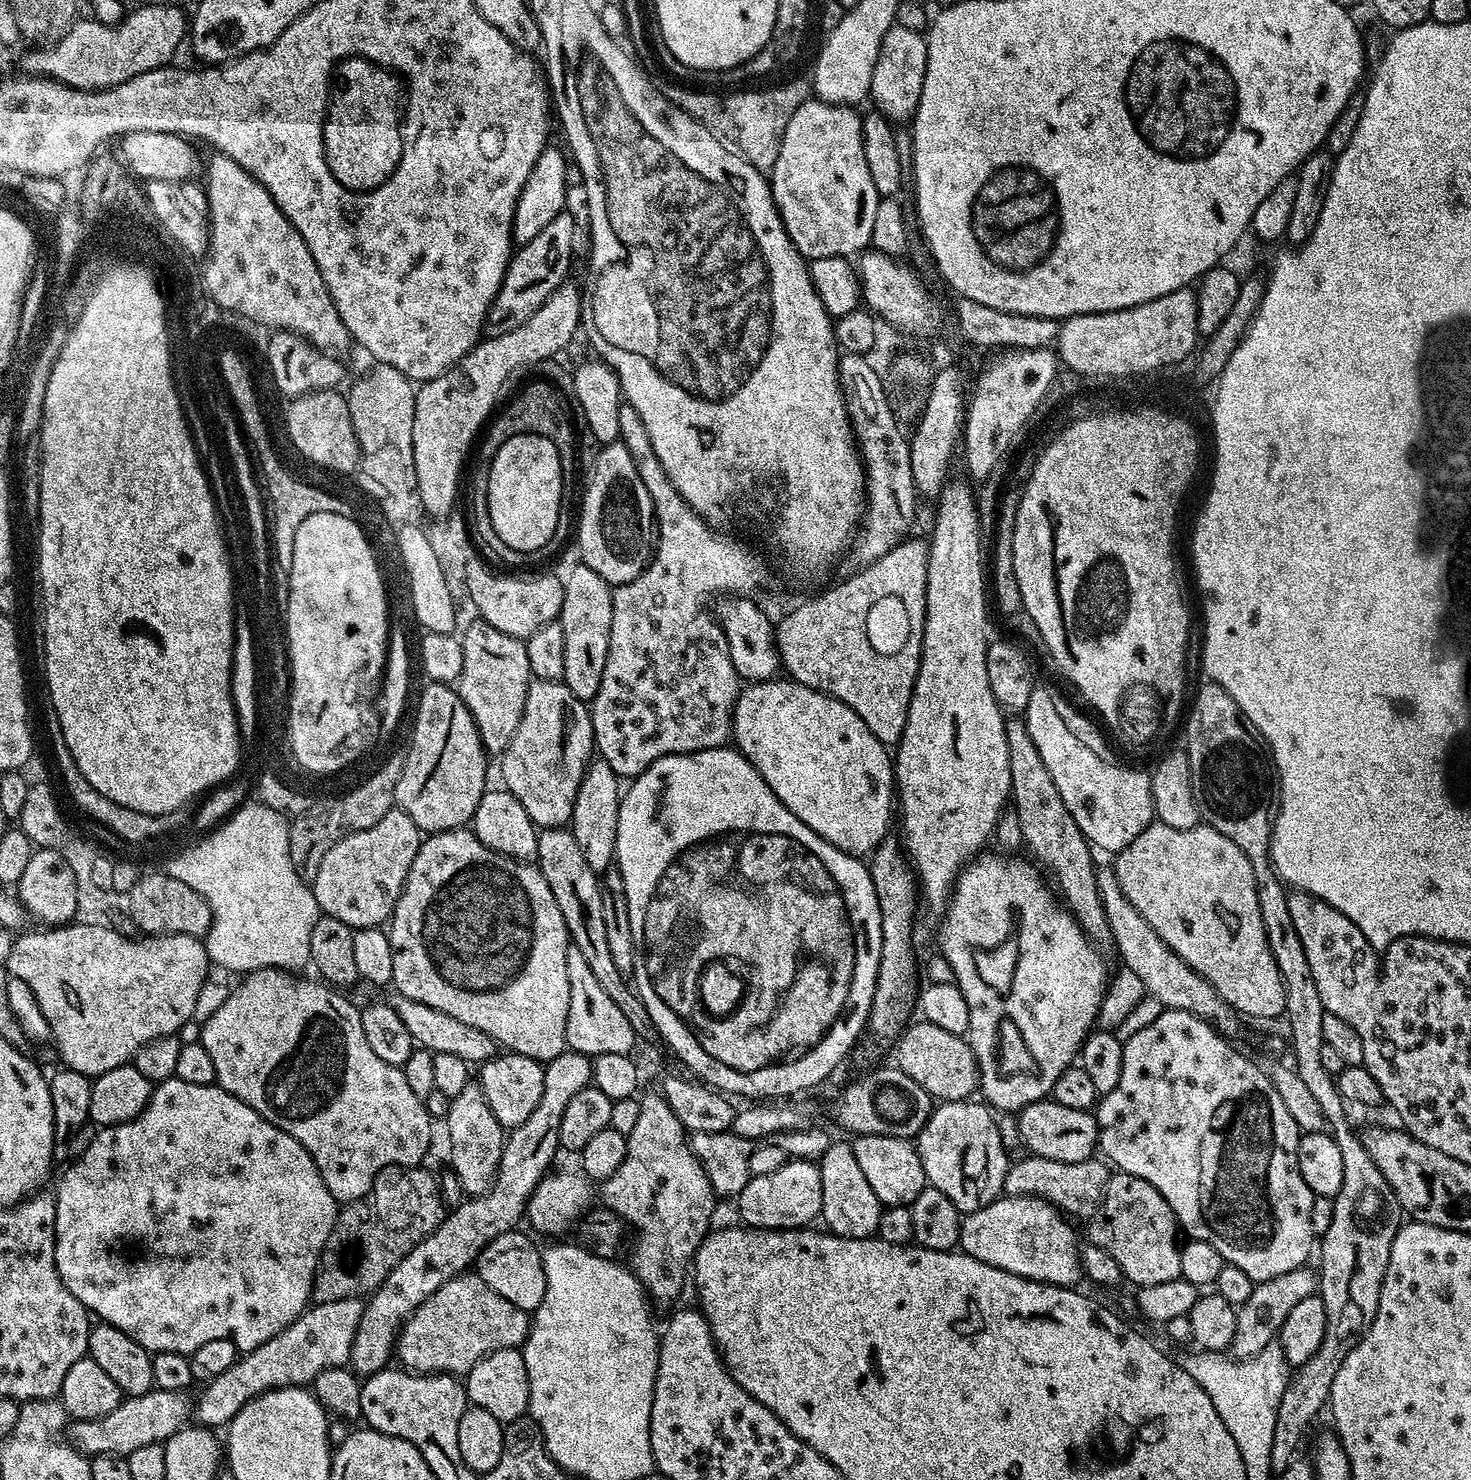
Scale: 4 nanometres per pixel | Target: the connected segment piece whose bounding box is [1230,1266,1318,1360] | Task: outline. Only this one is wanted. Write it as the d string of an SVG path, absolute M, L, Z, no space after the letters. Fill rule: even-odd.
M1311 1267L1295 1268L1286 1274L1278 1274L1278 1278L1259 1281L1253 1287L1250 1298L1242 1302L1236 1309L1236 1329L1230 1352L1235 1359L1246 1360L1257 1356L1266 1346L1277 1339L1282 1322L1286 1322L1286 1314L1302 1302L1302 1298L1315 1296L1318 1292L1318 1276Z

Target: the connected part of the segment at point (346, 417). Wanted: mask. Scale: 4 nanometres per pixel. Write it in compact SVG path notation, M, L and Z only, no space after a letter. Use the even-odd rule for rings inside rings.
M321 388L319 392L307 392L295 397L288 408L288 436L292 444L312 464L321 464L332 472L352 472L361 463L358 438L354 434L354 422L350 422L350 410L345 393Z

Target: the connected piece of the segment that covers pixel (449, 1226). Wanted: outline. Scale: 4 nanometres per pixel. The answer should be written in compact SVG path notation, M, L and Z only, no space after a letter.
M565 1050L558 1054L558 1058L544 1064L542 1098L538 1098L534 1114L507 1133L491 1189L483 1196L461 1199L445 1215L444 1221L425 1240L418 1242L418 1246L414 1246L414 1250L410 1250L410 1254L406 1254L406 1258L402 1258L402 1262L398 1262L398 1266L394 1266L394 1270L390 1270L385 1280L367 1297L350 1350L353 1372L367 1378L389 1367L391 1360L388 1359L393 1359L400 1330L415 1308L426 1302L438 1286L467 1273L490 1241L513 1231L519 1225L516 1223L525 1219L529 1198L540 1179L549 1175L552 1159L561 1151L560 1131L566 1102L570 1102L578 1090L591 1084L592 1060L580 1052Z

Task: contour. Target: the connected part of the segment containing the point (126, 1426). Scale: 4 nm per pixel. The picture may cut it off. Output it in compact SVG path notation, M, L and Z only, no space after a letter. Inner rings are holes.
M153 1387L146 1394L121 1399L110 1414L97 1420L72 1420L66 1428L66 1439L85 1456L128 1457L142 1446L163 1445L174 1433L189 1423L194 1412L194 1400L188 1392L171 1392Z

